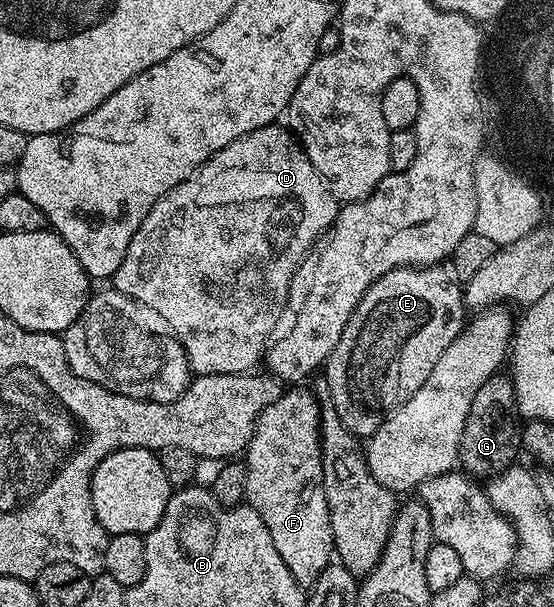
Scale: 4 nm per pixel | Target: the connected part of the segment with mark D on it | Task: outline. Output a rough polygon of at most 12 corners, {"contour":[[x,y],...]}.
{"contour":[[288,127],[155,202],[116,291],[196,375],[262,363],[339,201]]}

